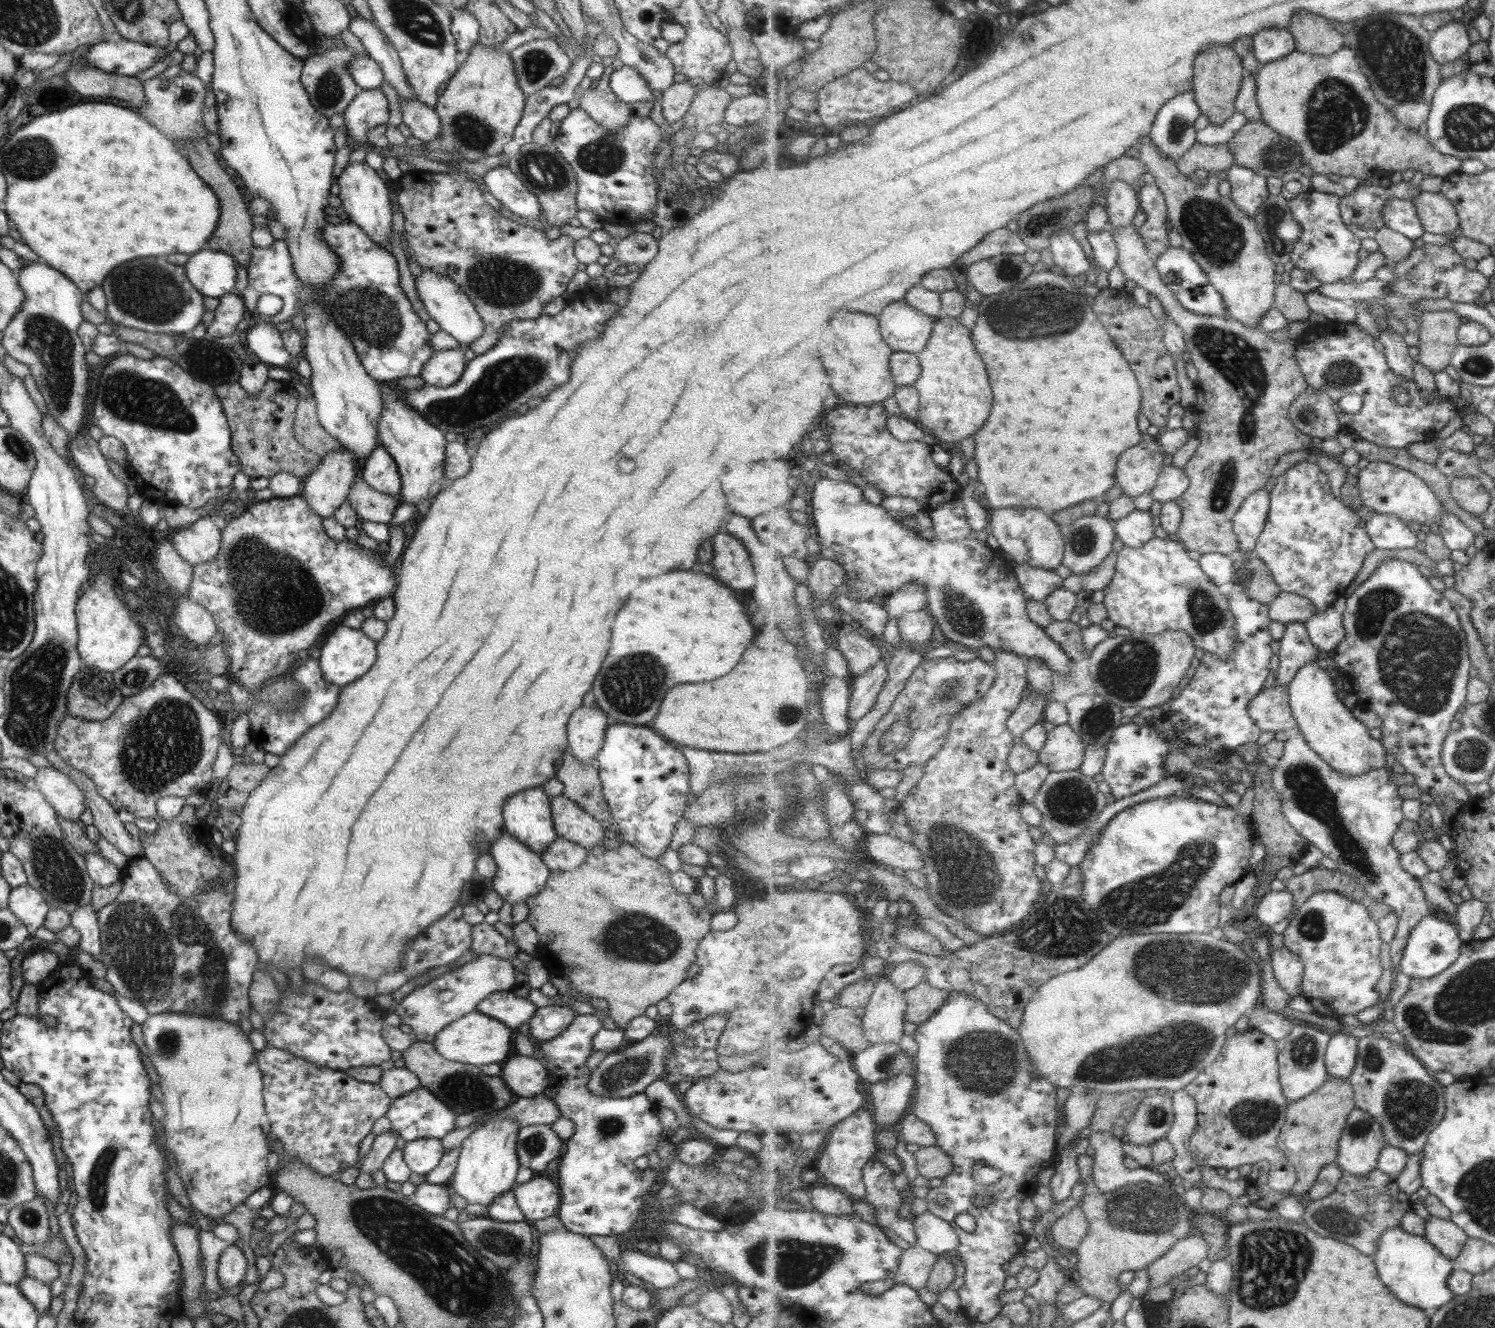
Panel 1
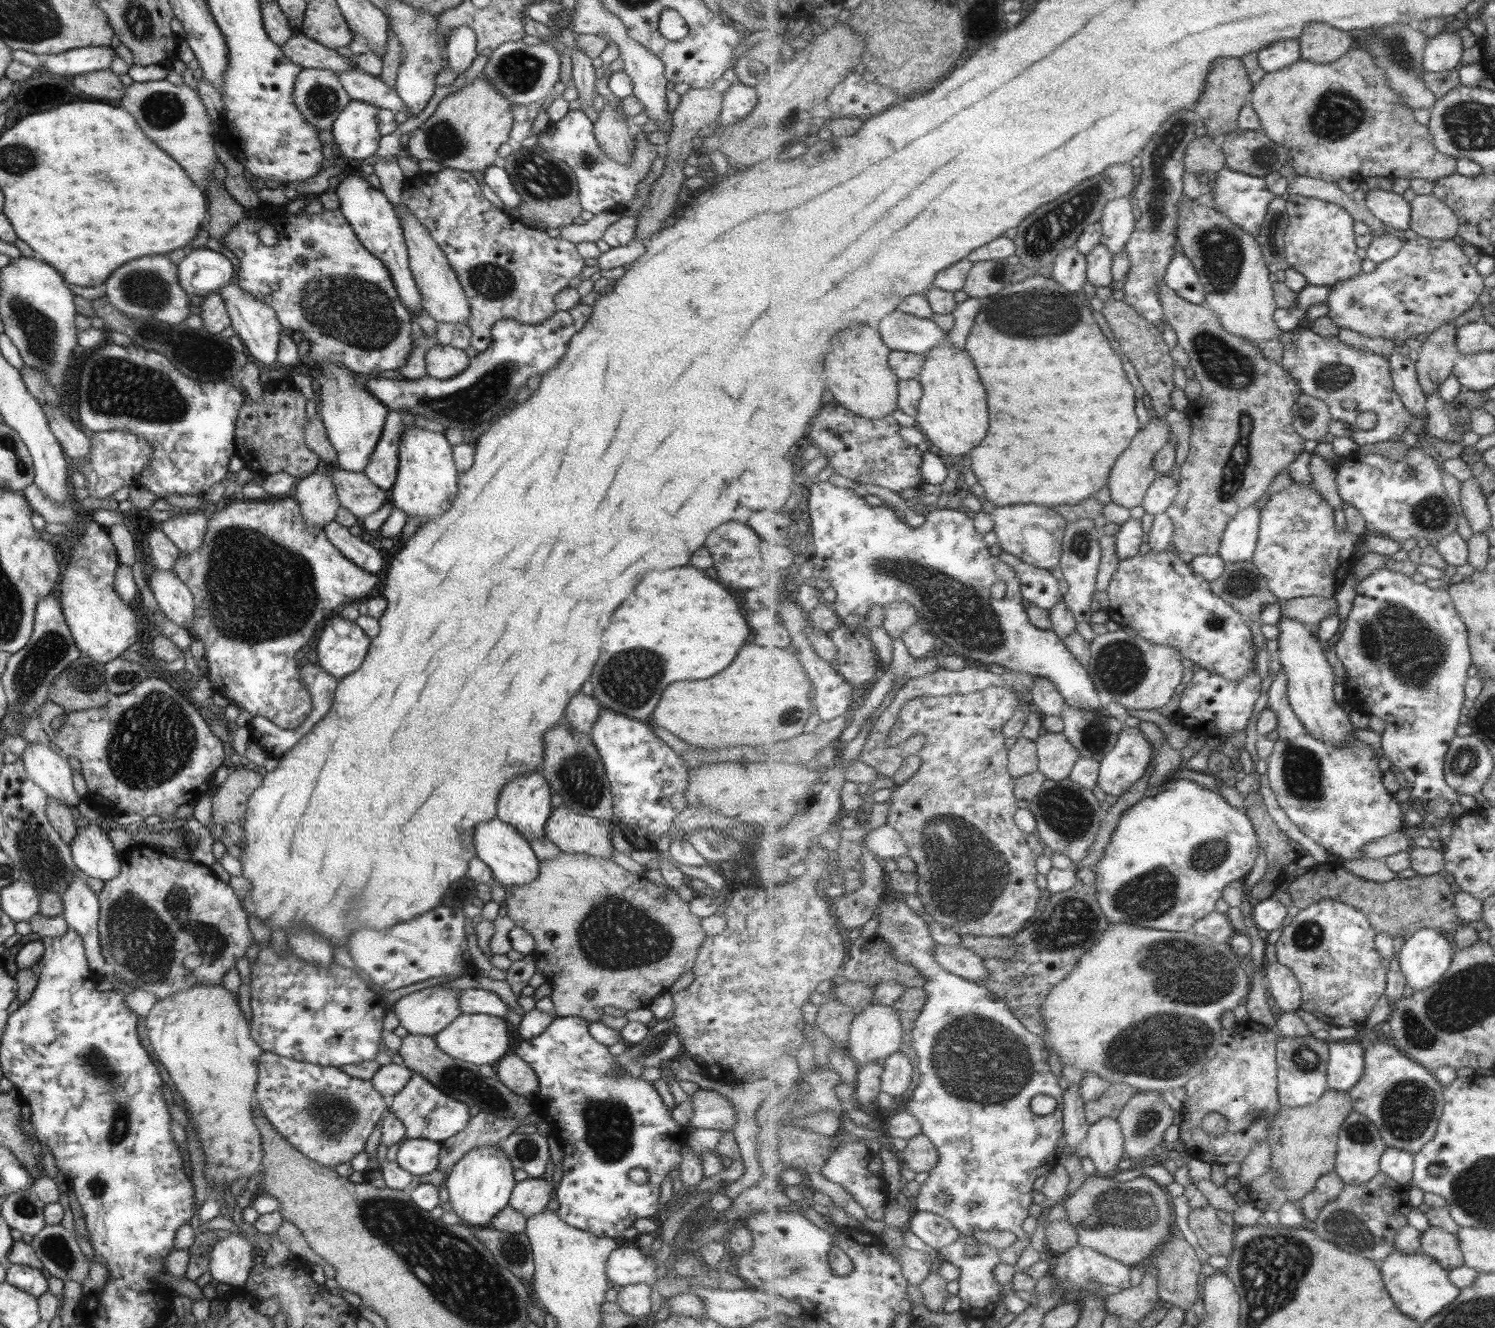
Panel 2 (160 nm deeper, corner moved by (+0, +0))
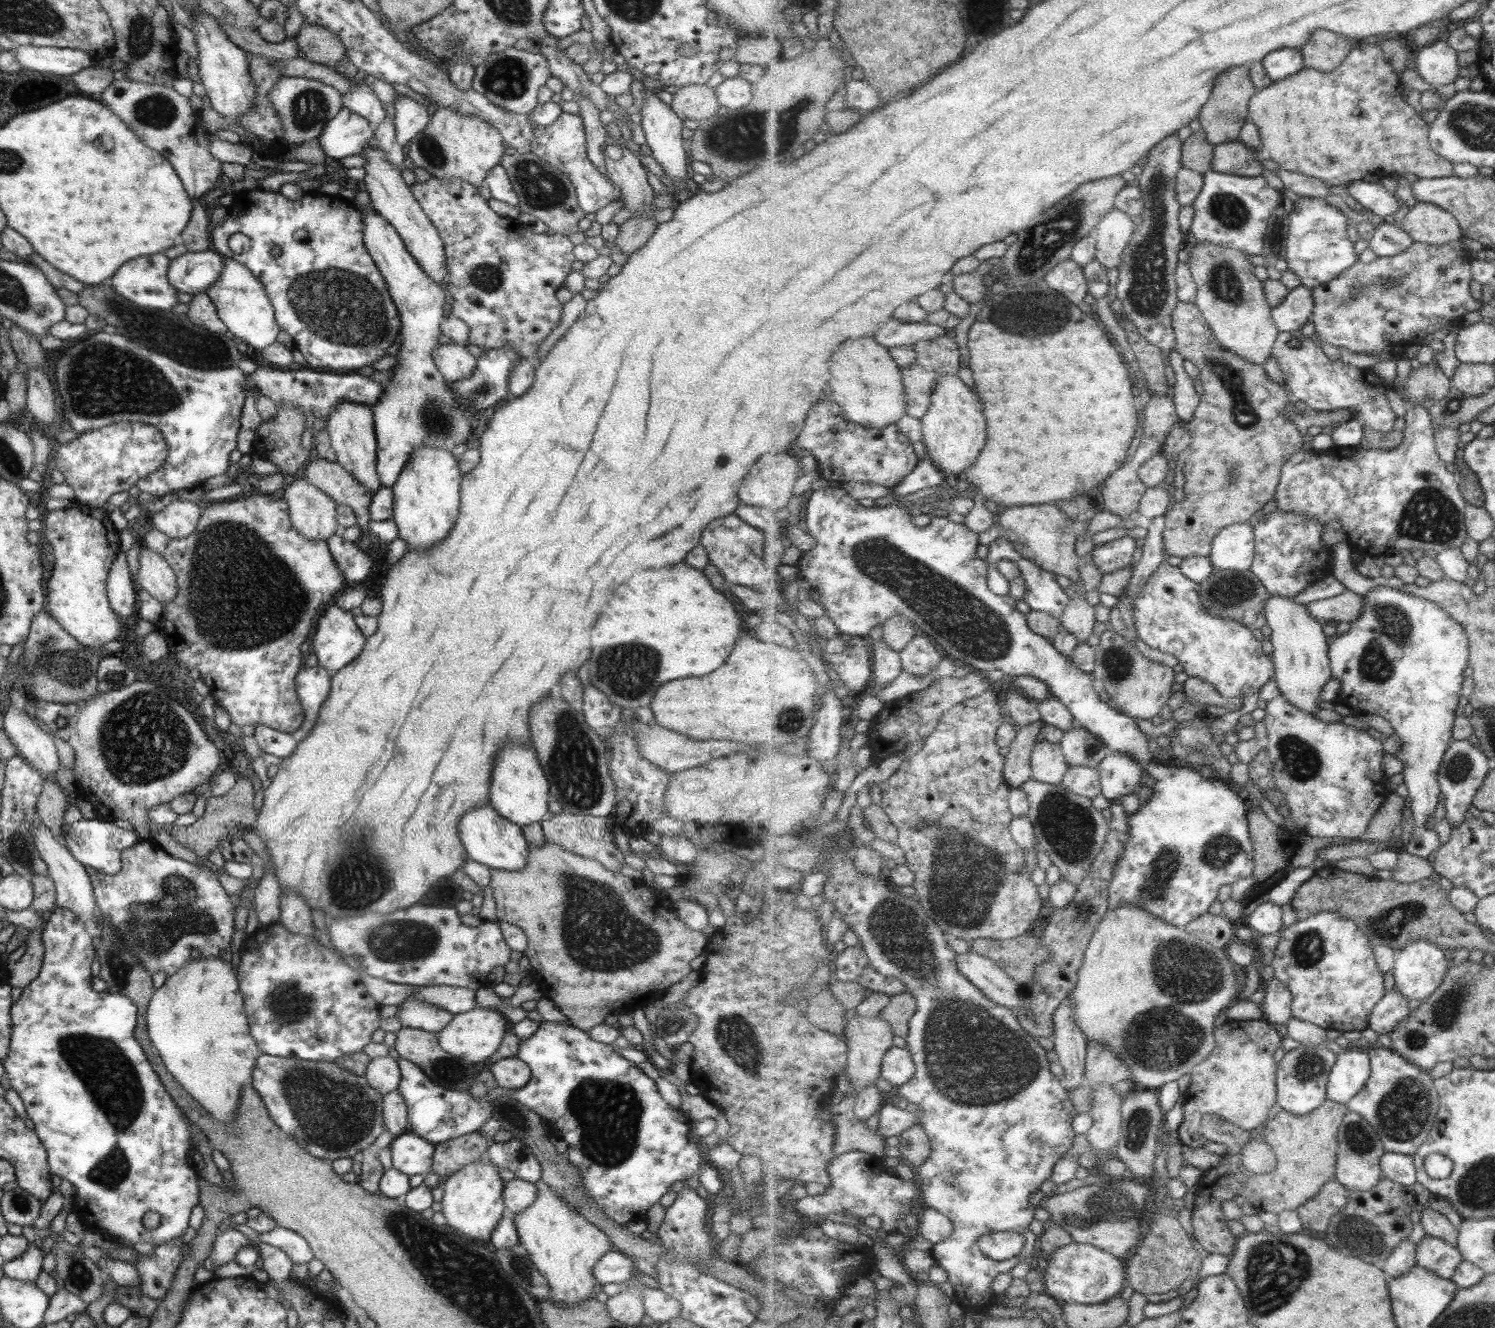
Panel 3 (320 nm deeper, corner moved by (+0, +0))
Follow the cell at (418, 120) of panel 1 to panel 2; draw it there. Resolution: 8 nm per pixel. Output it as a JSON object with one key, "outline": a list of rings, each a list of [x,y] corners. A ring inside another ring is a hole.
{"outline":[[[357,68],[336,73],[336,78],[350,100],[367,102],[371,106],[384,108],[394,113],[405,112],[407,118],[412,116],[406,112],[395,89],[385,85],[378,77]]]}

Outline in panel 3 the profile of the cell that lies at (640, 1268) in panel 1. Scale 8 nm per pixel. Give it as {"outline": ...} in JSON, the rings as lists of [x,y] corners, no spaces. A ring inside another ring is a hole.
{"outline":[[[615,1250],[604,1252],[596,1263],[593,1266],[593,1281],[598,1288],[627,1281],[636,1272],[632,1259]]]}

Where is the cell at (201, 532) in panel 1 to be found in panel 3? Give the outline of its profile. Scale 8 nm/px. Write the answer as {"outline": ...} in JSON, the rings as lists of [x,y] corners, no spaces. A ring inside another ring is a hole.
{"outline":[[[174,500],[161,511],[152,513],[151,524],[170,539],[185,538],[193,532],[202,511],[202,505],[191,501]]]}

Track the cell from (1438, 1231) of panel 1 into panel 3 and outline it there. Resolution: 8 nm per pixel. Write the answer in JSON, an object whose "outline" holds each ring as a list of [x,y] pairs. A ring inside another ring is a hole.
{"outline":[[[1438,1236],[1423,1237],[1417,1244],[1417,1265],[1451,1280],[1464,1262],[1462,1252]]]}

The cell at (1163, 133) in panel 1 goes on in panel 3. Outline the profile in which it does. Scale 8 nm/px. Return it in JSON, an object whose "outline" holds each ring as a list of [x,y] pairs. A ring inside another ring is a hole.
{"outline":[[[1174,132],[1173,134],[1170,134],[1167,138],[1163,138],[1160,144],[1157,146],[1154,146],[1153,149],[1151,149],[1148,152],[1147,156],[1147,162],[1144,166],[1141,166],[1142,173],[1137,176],[1136,184],[1141,188],[1141,194],[1143,194],[1143,215],[1142,215],[1142,222],[1140,225],[1136,226],[1135,235],[1132,237],[1132,242],[1126,247],[1125,252],[1123,252],[1122,257],[1122,263],[1119,266],[1120,269],[1120,281],[1116,284],[1116,296],[1121,301],[1122,305],[1122,311],[1127,313],[1127,319],[1133,323],[1133,325],[1138,328],[1138,331],[1151,343],[1153,343],[1155,346],[1158,346],[1162,349],[1162,353],[1165,354],[1165,364],[1169,366],[1169,370],[1171,370],[1171,365],[1169,362],[1169,356],[1170,352],[1177,346],[1177,339],[1176,339],[1176,332],[1173,328],[1173,320],[1172,315],[1175,311],[1175,307],[1177,307],[1177,303],[1180,302],[1180,298],[1178,297],[1178,284],[1176,281],[1176,270],[1177,265],[1179,263],[1179,252],[1185,247],[1188,235],[1185,235],[1183,232],[1181,232],[1181,226],[1179,226],[1179,210],[1181,210],[1181,203],[1177,201],[1177,173],[1179,172],[1180,168],[1183,168],[1183,143],[1179,140],[1179,134]]]}

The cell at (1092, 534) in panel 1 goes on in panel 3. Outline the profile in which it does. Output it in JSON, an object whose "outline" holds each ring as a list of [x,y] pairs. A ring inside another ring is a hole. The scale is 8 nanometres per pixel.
{"outline":[[[1075,584],[1076,594],[1070,599],[1065,612],[1059,618],[1062,625],[1070,630],[1071,634],[1078,637],[1080,642],[1085,642],[1093,634],[1093,626],[1099,621],[1096,617],[1096,607],[1085,600],[1085,589],[1082,584]]]}

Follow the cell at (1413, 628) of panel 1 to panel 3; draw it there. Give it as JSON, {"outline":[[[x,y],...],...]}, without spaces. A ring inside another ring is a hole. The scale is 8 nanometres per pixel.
{"outline":[[[1382,585],[1376,586],[1364,597],[1366,603],[1361,618],[1351,623],[1346,633],[1334,637],[1328,646],[1333,679],[1338,680],[1341,685],[1340,694],[1334,703],[1382,717],[1391,724],[1395,736],[1402,742],[1401,749],[1395,756],[1406,766],[1402,776],[1408,788],[1408,804],[1414,817],[1412,837],[1405,845],[1406,851],[1415,856],[1432,858],[1442,842],[1434,828],[1427,828],[1427,820],[1435,814],[1435,808],[1440,802],[1440,768],[1453,741],[1453,724],[1457,718],[1459,700],[1463,697],[1462,690],[1466,680],[1463,674],[1469,668],[1471,644],[1464,626],[1428,598]]]}

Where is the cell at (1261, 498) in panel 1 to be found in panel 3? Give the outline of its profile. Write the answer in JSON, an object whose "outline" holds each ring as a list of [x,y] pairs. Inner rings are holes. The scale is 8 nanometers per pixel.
{"outline":[[[1248,522],[1224,528],[1215,537],[1210,554],[1213,566],[1221,570],[1249,570],[1256,555],[1254,527]]]}

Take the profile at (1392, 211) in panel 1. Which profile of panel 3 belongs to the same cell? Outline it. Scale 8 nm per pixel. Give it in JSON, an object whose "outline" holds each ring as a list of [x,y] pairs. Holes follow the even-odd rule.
{"outline":[[[1365,180],[1353,181],[1348,187],[1349,195],[1353,196],[1367,211],[1373,214],[1385,217],[1394,214],[1399,210],[1401,201],[1391,194],[1387,188],[1373,182],[1365,182]]]}

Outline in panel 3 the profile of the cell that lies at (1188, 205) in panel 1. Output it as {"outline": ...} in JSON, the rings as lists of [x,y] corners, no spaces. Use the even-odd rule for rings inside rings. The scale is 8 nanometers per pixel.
{"outline":[[[1189,237],[1187,243],[1192,251],[1189,253],[1189,266],[1193,278],[1198,286],[1197,306],[1212,327],[1219,342],[1229,351],[1240,354],[1247,362],[1264,365],[1276,345],[1280,330],[1277,328],[1272,316],[1273,308],[1269,305],[1267,294],[1264,289],[1264,281],[1255,276],[1255,266],[1249,260],[1249,254],[1229,246],[1213,245],[1213,243],[1201,243]]]}

